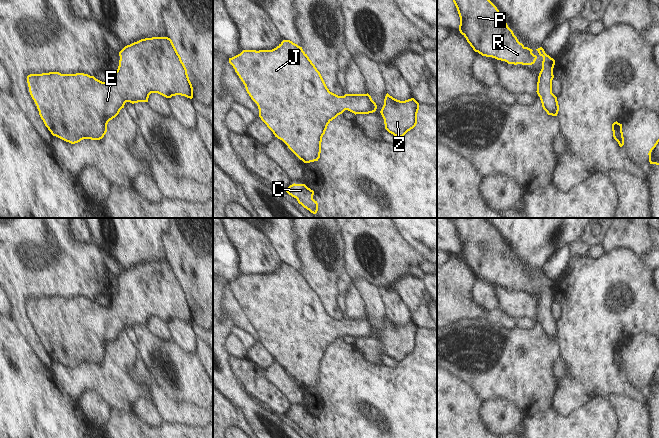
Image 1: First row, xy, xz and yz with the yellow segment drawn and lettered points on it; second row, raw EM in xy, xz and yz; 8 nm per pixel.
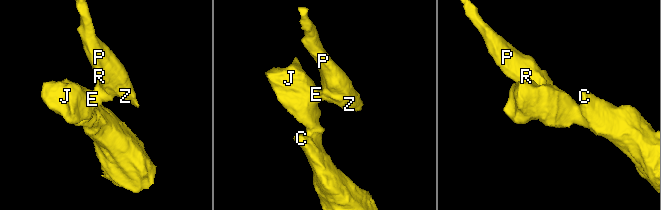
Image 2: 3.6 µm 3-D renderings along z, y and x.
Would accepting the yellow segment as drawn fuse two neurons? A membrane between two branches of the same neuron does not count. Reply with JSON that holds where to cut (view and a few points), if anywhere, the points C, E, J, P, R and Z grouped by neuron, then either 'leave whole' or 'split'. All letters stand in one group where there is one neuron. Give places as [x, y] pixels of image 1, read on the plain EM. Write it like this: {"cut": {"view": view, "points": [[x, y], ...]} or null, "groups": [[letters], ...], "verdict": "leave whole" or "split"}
{"cut": null, "groups": [["C", "E", "J", "P", "R", "Z"]], "verdict": "leave whole"}

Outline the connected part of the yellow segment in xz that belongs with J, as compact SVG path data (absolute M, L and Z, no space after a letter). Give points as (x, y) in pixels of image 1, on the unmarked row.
M283 264L272 274L243 274L229 282L229 287L257 328L261 344L304 387L318 385L322 361L328 348L338 339L345 334L356 339L377 333L368 317L338 320L330 316L302 271L290 264Z

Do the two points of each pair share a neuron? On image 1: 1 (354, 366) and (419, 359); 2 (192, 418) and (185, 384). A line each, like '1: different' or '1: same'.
1: same
2: different

